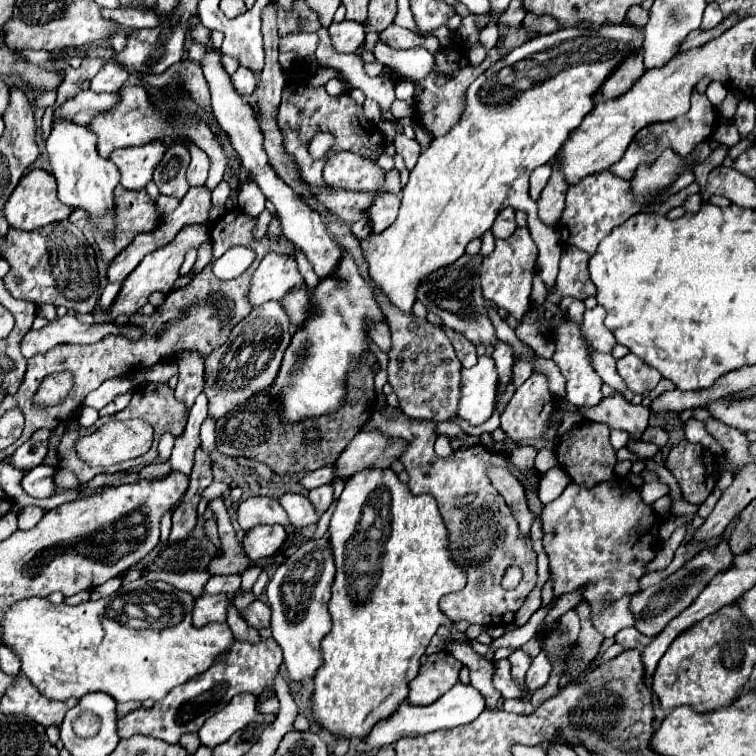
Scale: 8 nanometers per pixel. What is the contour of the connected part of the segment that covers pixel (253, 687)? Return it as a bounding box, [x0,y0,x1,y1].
[119,638,281,744]

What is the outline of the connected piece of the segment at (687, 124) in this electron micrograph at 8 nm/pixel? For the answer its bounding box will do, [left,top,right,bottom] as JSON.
[609,90,717,180]

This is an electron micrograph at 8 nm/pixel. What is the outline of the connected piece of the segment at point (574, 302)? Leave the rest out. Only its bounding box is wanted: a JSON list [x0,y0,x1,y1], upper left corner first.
[559,298,585,324]

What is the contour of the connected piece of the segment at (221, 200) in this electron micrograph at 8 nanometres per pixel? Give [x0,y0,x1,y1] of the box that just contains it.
[211,182,231,206]

